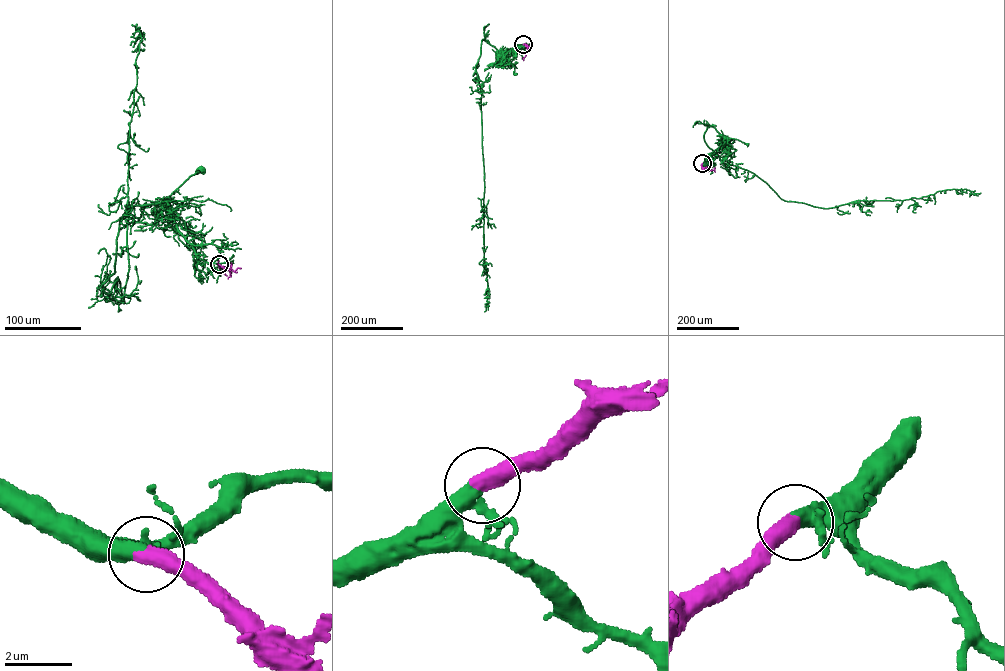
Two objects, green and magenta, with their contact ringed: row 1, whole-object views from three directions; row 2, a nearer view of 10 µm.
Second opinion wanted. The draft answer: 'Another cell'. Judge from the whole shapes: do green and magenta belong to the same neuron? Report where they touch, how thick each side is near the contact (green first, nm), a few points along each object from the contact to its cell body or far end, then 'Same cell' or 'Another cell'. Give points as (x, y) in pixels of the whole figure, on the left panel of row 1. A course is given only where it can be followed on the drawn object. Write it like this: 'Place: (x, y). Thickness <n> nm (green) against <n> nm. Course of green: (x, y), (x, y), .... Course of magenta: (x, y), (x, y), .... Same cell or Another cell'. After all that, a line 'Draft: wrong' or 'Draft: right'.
Place: (219, 264). Thickness 360 nm (green) against 550 nm. Course of green: (219, 264), (199, 258), (177, 229), (167, 204), (169, 197), (200, 169). Course of magenta: (219, 264), (228, 269), (232, 265), (220, 266), (218, 260). Same cell
Draft: wrong

